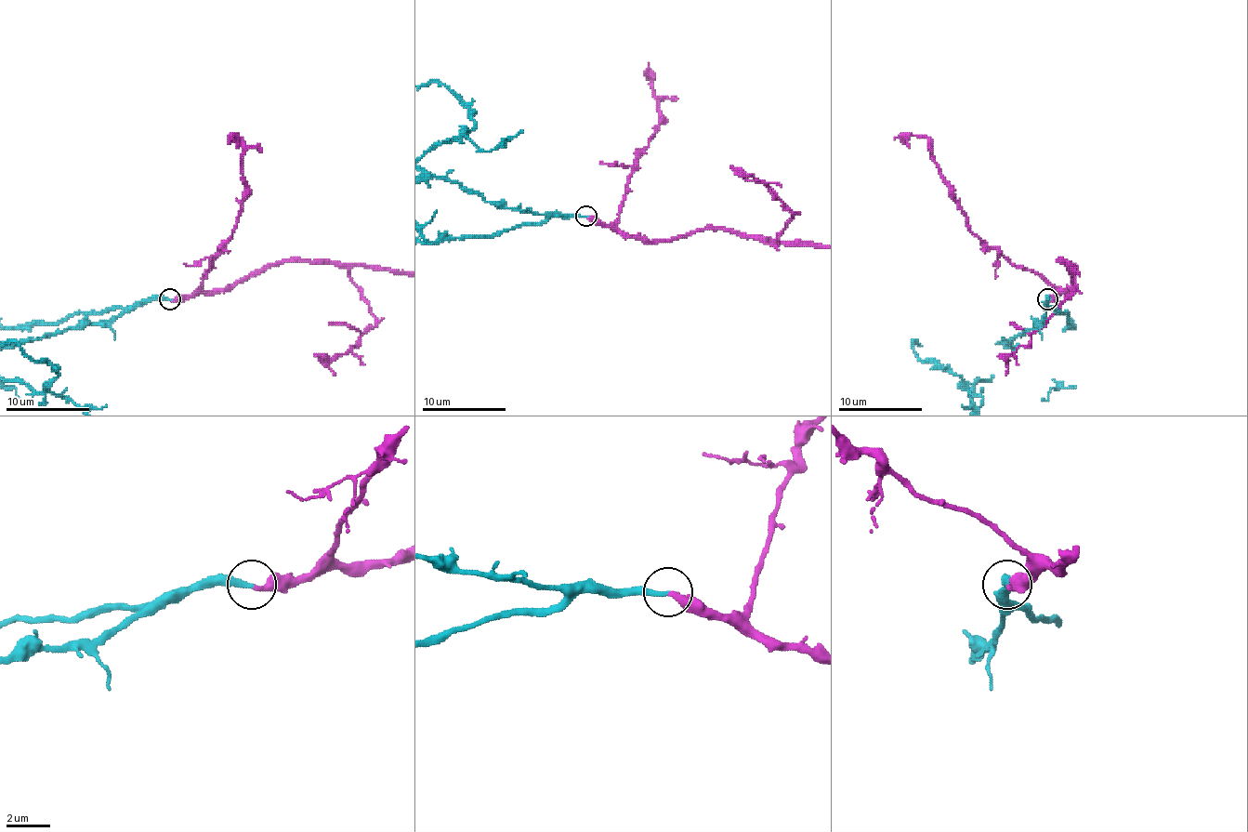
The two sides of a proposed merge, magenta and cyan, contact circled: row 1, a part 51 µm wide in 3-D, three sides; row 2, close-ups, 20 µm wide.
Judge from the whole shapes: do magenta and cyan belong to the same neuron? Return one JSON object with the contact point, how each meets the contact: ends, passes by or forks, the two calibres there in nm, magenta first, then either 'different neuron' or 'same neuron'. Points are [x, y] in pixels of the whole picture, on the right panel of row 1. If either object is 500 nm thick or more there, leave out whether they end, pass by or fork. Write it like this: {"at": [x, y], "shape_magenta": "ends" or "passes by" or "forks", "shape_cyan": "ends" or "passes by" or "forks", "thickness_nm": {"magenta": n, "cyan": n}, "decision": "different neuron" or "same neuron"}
{"at": [1047, 298], "shape_magenta": "ends", "shape_cyan": "ends", "thickness_nm": {"magenta": 280, "cyan": 280}, "decision": "same neuron"}

